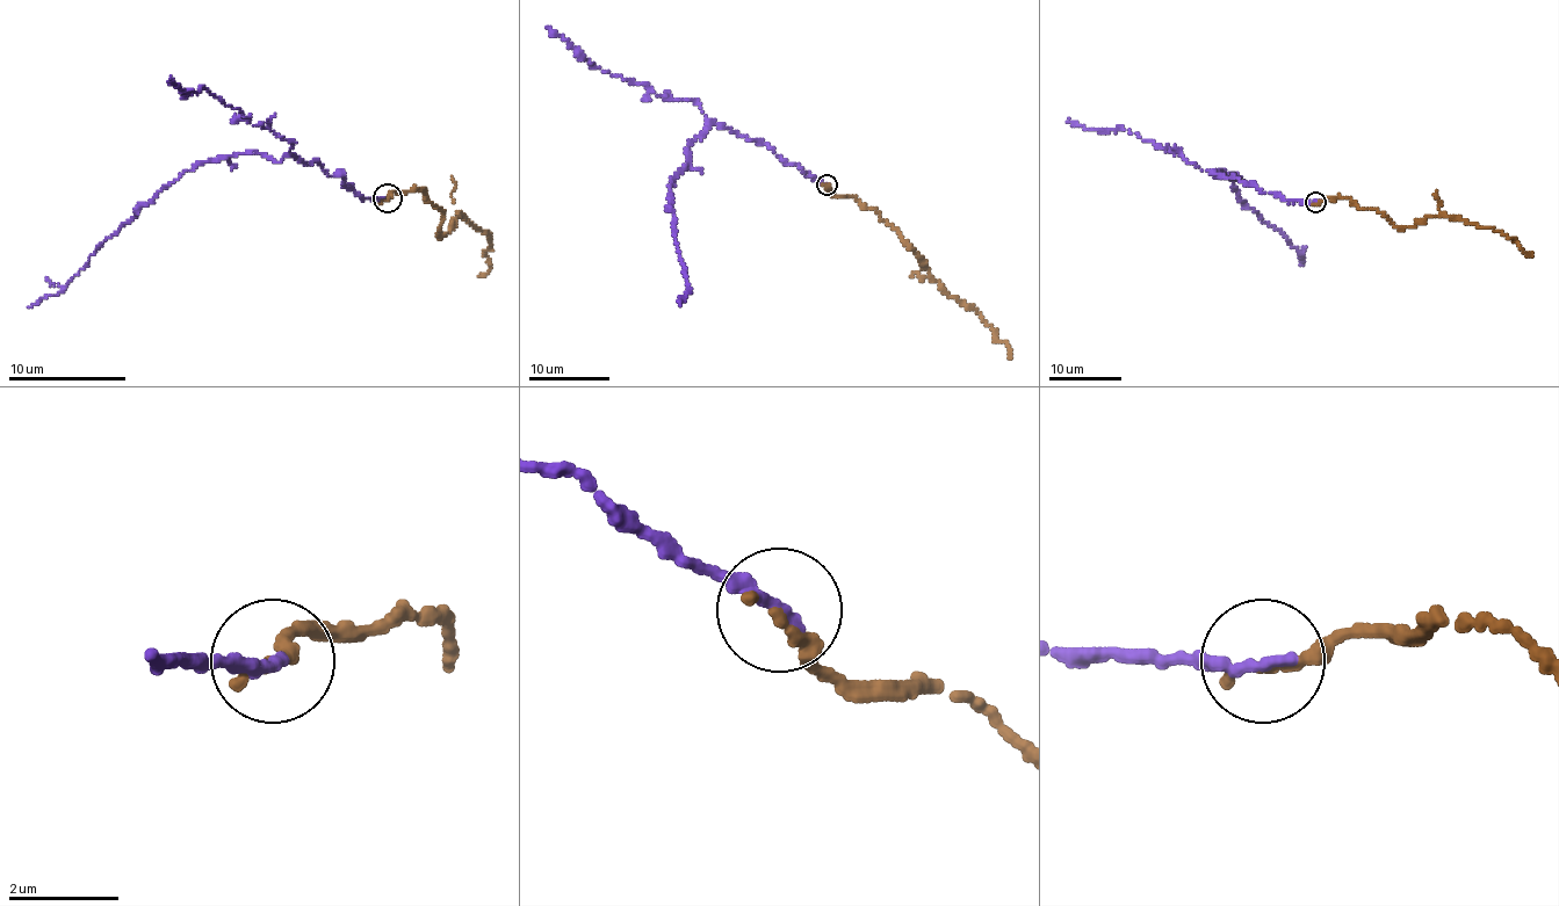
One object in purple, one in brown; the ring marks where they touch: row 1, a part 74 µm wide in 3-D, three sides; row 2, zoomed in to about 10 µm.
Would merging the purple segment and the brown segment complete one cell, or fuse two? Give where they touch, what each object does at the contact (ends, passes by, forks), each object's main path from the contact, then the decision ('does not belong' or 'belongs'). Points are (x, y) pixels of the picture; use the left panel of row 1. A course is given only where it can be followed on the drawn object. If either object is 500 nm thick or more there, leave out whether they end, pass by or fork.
place (387, 198); purple ends; brown ends; course purple (388, 197), (355, 195), (341, 175), (329, 176), (317, 161), (219, 156), (145, 203), (64, 289), (28, 307); course brown (388, 201), (391, 191), (425, 188), (441, 208), (441, 236), (460, 214), (485, 230), (490, 267), (481, 273); belongs

